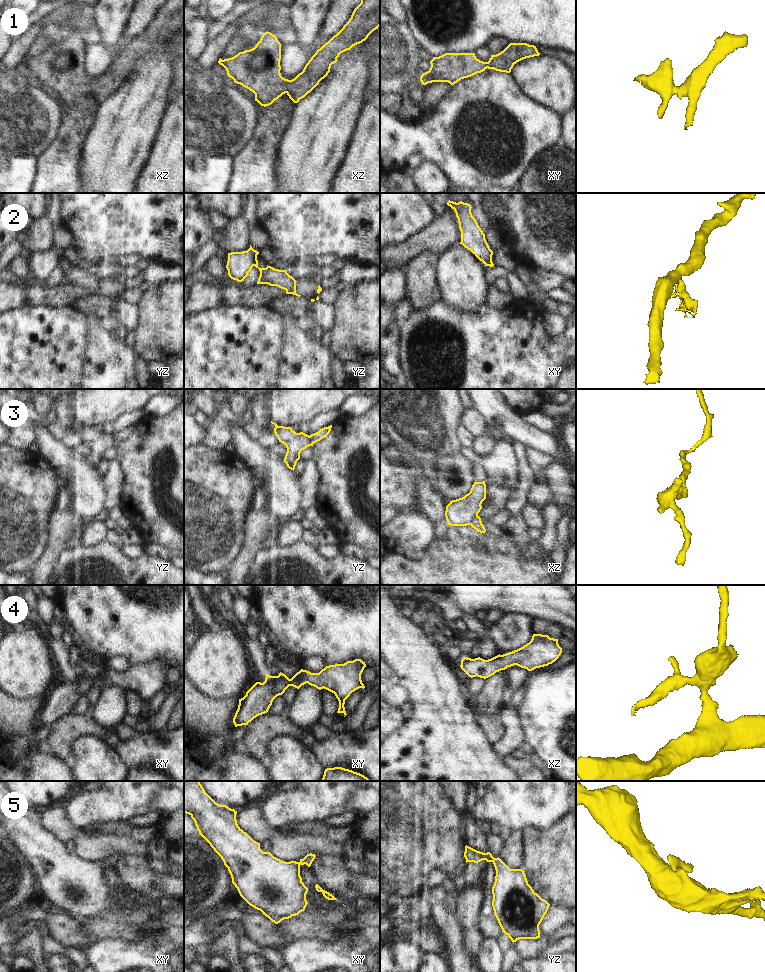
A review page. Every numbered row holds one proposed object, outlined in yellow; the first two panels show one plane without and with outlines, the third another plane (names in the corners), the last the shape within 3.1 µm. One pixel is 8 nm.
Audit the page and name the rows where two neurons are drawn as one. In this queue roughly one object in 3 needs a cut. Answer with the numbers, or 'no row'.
2, 3

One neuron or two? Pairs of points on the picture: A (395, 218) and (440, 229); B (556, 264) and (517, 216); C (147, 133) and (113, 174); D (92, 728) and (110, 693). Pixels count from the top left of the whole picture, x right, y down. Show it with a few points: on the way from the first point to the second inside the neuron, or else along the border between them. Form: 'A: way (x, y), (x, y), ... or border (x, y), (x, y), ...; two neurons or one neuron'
A: border (437, 216), (427, 227), (408, 239); two neurons
B: way (547, 252), (529, 234), (527, 228); one neuron
C: way (137, 142), (115, 164); one neuron
D: border (88, 713), (105, 728); two neurons

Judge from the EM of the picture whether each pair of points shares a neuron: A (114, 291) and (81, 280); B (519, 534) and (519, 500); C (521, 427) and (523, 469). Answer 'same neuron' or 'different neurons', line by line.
A: same neuron
B: same neuron
C: different neurons

